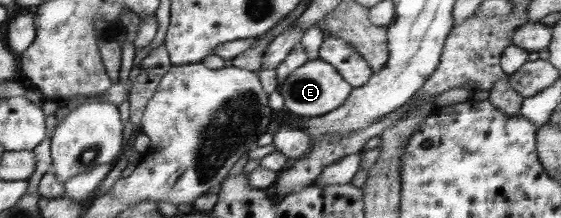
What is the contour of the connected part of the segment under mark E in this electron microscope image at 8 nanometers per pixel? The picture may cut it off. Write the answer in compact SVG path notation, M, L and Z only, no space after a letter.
M319 57L305 61L299 68L295 68L287 78L278 85L278 93L284 100L284 109L299 117L318 117L330 113L341 106L349 96L352 86L328 62Z

